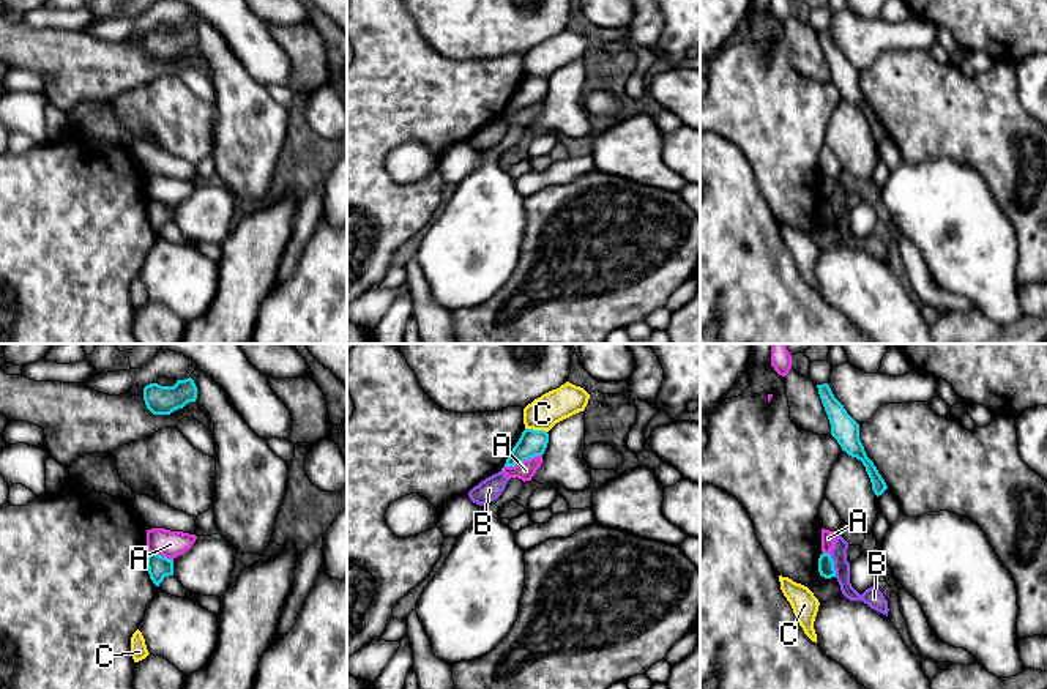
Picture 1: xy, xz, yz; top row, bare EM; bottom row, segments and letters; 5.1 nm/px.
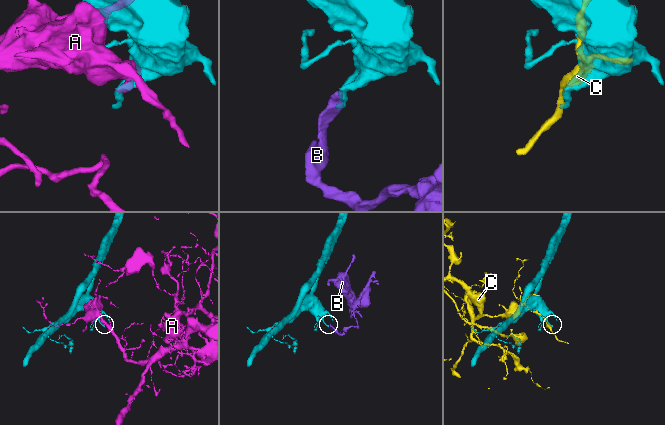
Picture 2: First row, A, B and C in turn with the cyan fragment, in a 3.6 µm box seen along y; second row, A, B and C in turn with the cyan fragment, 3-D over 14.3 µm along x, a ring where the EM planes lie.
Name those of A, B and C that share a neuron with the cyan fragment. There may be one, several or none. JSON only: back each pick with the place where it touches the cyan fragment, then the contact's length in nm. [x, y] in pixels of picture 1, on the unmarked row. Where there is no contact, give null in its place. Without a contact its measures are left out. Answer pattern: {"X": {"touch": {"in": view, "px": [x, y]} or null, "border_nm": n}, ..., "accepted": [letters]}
{"accepted": []}

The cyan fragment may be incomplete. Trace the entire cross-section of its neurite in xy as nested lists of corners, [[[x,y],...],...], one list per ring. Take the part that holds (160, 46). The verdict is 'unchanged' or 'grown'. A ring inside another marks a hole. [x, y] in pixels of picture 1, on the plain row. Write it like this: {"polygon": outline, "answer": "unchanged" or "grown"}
{"polygon": [[[191,24],[177,27],[173,33],[150,30],[143,35],[145,52],[153,61],[170,61],[196,46],[197,33]]], "answer": "unchanged"}

